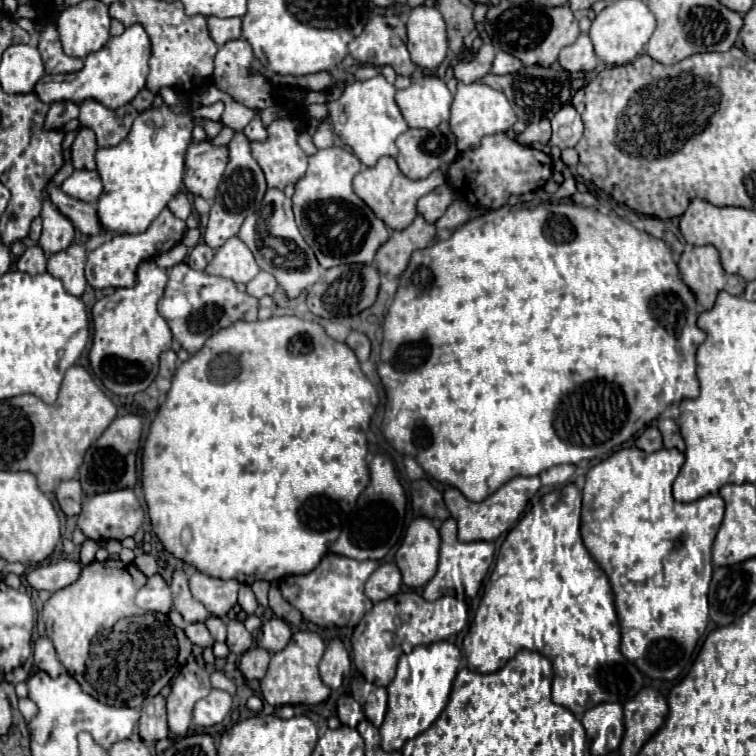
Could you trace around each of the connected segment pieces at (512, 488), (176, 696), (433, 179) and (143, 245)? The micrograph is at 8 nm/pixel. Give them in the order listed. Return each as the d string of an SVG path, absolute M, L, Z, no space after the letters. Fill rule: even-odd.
M517 476L482 502L470 502L462 496L460 490L448 488L444 492L444 502L446 502L446 508L450 510L452 518L458 522L458 540L460 542L474 542L474 540L488 540L490 542L490 540L500 538L518 522L518 518L522 516L526 506L540 487L541 481L538 476Z
M190 658L172 680L172 692L166 698L168 728L174 736L186 736L192 722L192 708L212 690L204 662Z
M380 158L378 164L374 168L366 168L362 172L358 172L354 176L354 192L372 208L372 212L392 230L404 230L408 228L408 224L412 224L412 220L416 218L416 202L432 192L436 186L440 186L444 182L444 176L440 170L436 170L432 176L424 178L424 180L410 180L406 176L400 174L398 164L394 158Z
M168 208L162 210L162 214L148 226L146 232L142 234L118 234L100 244L96 250L88 254L86 262L86 280L92 288L122 288L122 286L134 286L136 284L136 268L142 260L154 258L172 246L176 246L186 232L186 224L178 220Z

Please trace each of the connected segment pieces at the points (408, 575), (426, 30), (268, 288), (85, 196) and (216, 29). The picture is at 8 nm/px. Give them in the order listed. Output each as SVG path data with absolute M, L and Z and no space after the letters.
M416 518L396 552L396 564L402 580L410 588L424 586L438 568L440 534L430 518Z
M418 6L408 16L408 52L422 68L438 68L448 52L446 22L434 6Z
M264 270L258 272L258 276L246 284L246 292L254 298L262 298L266 294L272 296L276 292L276 288L278 288L276 278L270 272L264 272Z
M74 170L74 174L62 184L64 194L90 204L96 204L100 200L102 190L104 188L98 172L90 172L90 170Z
M208 18L208 30L212 40L222 46L230 40L236 40L242 36L242 18Z

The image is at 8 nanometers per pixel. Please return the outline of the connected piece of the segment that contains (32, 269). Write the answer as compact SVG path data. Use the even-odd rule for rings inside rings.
M30 246L16 262L20 272L28 272L28 274L44 274L46 266L48 266L48 254L40 248L40 246Z

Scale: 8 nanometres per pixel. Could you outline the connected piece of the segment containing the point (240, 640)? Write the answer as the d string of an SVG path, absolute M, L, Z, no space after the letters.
M232 620L228 624L228 640L226 640L230 652L234 654L244 654L250 646L252 646L252 636L250 632L244 628L242 622L238 620Z

